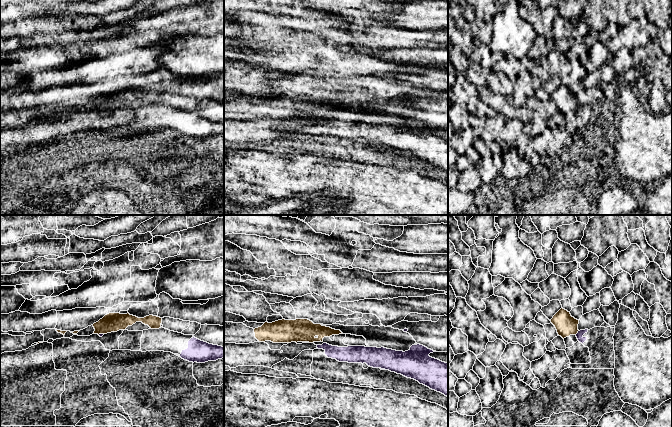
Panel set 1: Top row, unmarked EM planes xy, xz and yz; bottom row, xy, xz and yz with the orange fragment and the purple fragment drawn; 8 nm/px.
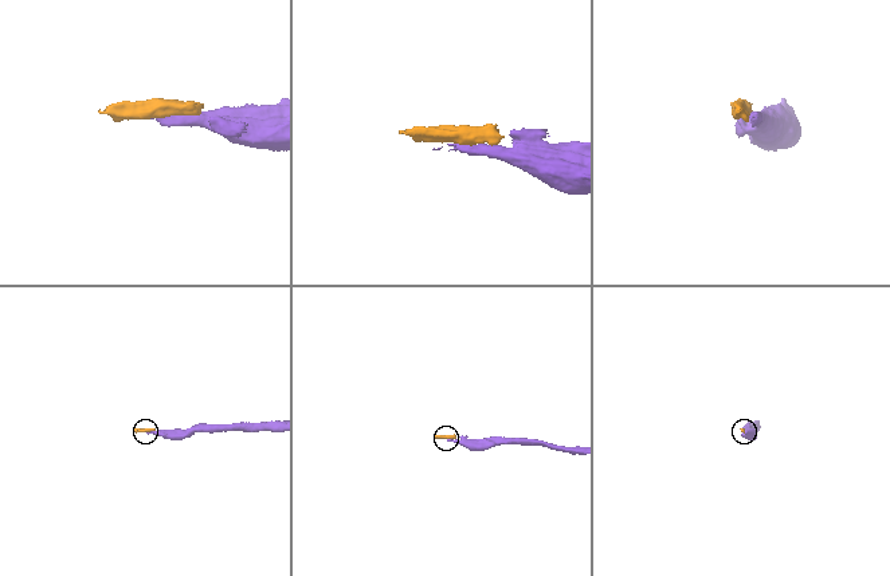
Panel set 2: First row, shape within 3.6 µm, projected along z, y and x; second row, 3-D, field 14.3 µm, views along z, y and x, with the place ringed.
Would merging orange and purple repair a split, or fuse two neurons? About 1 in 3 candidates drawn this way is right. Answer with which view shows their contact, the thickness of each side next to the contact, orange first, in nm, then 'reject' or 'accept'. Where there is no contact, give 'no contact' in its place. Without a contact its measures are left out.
yz | 170/60 nm | reject

